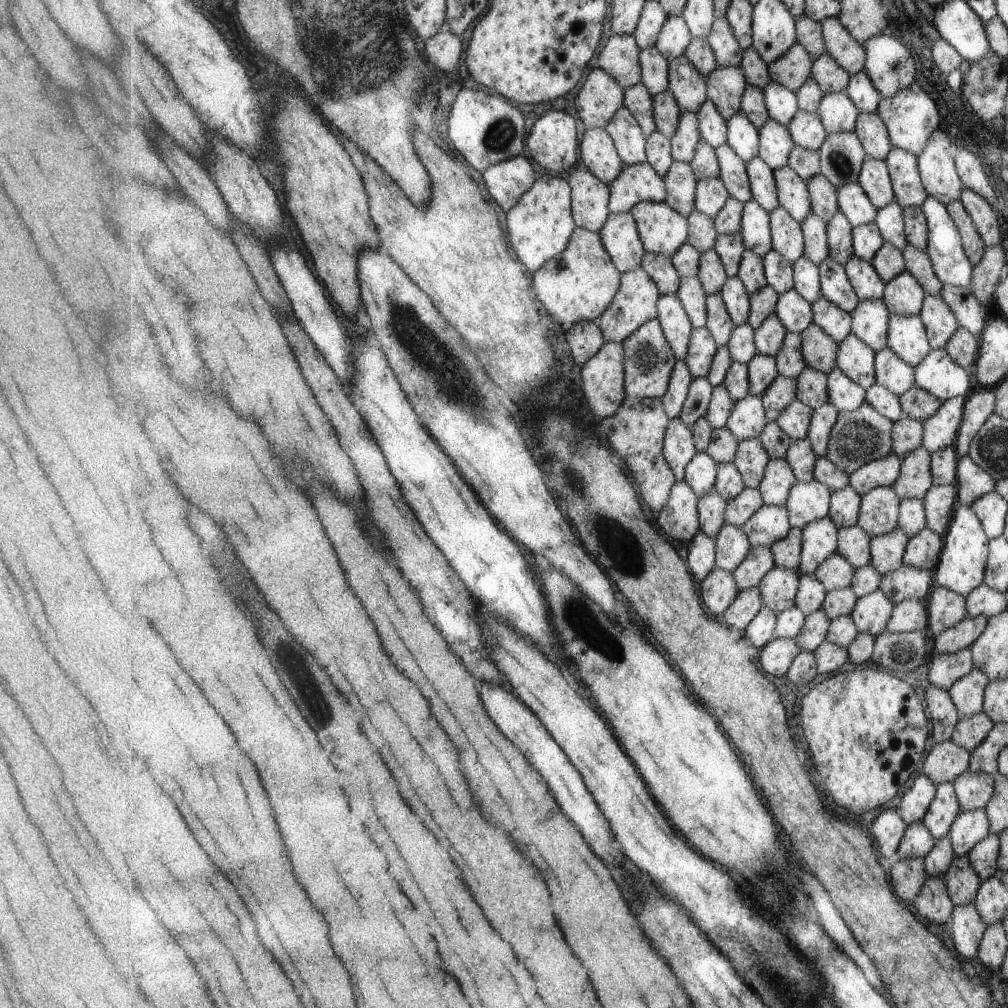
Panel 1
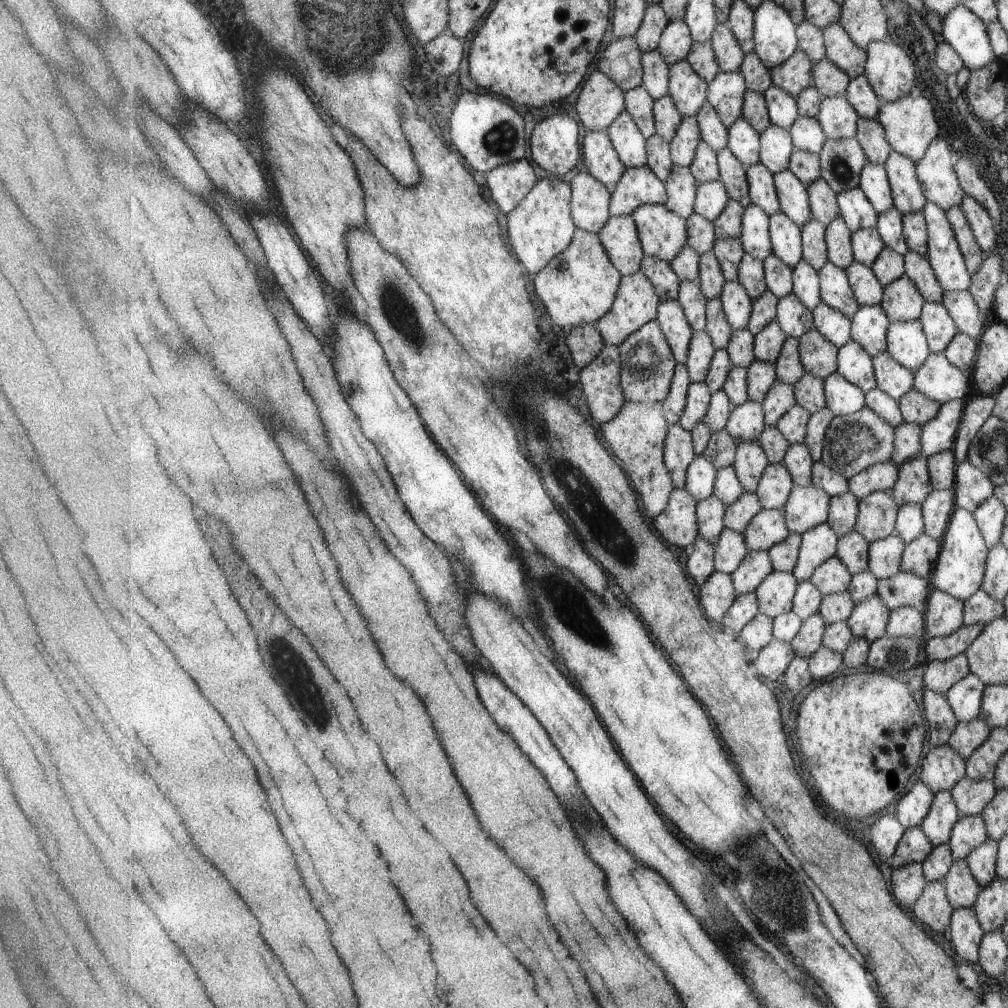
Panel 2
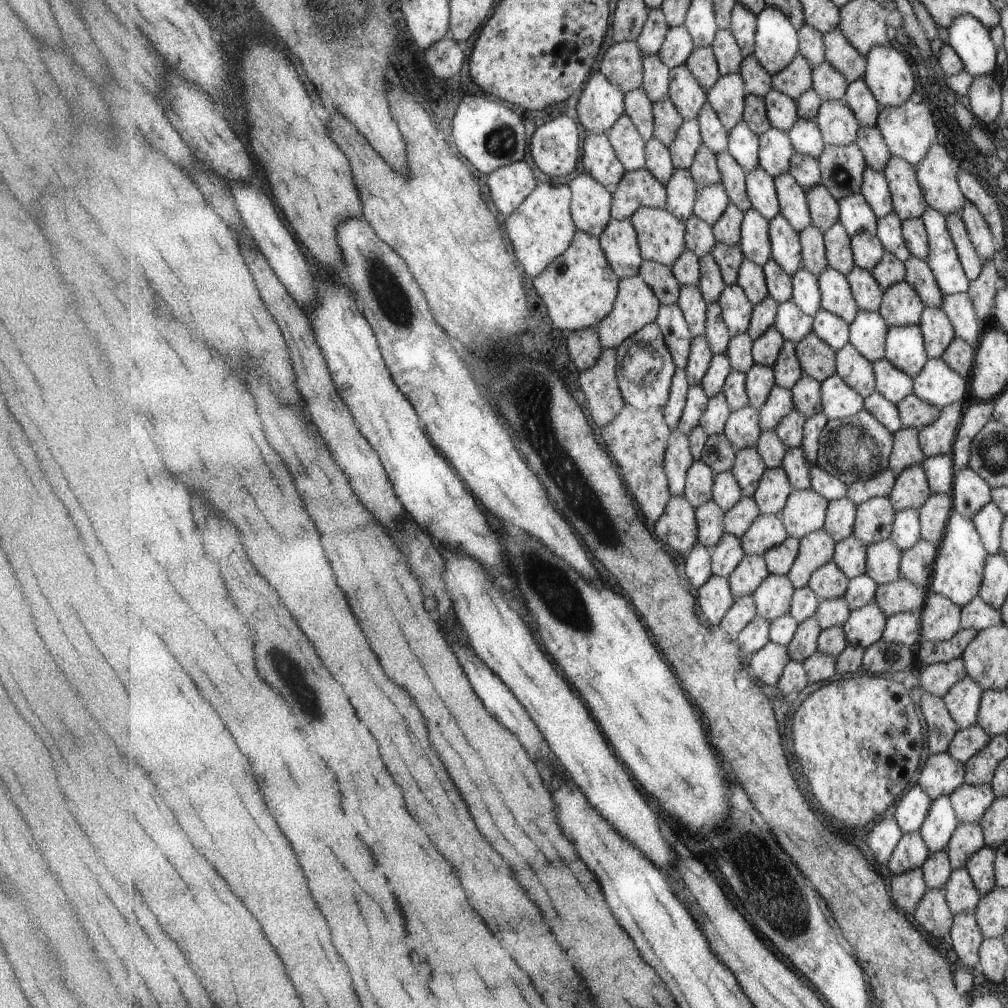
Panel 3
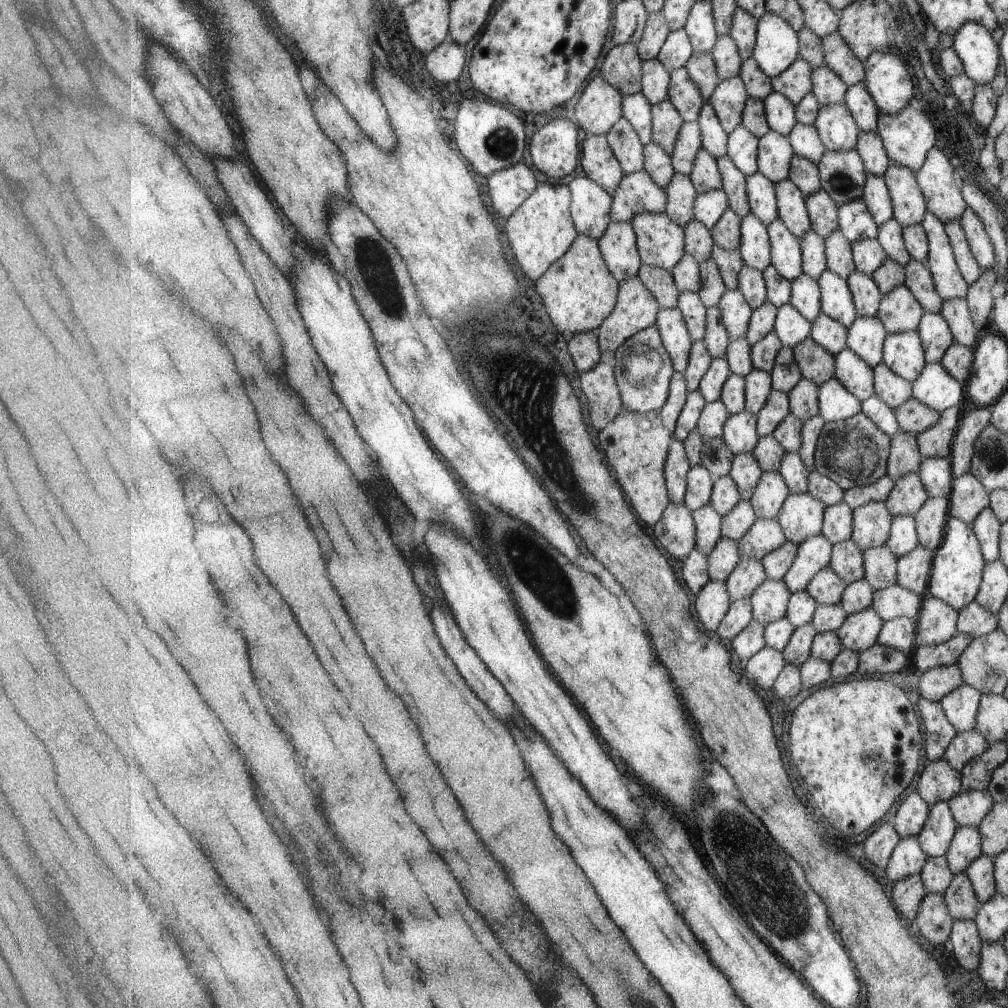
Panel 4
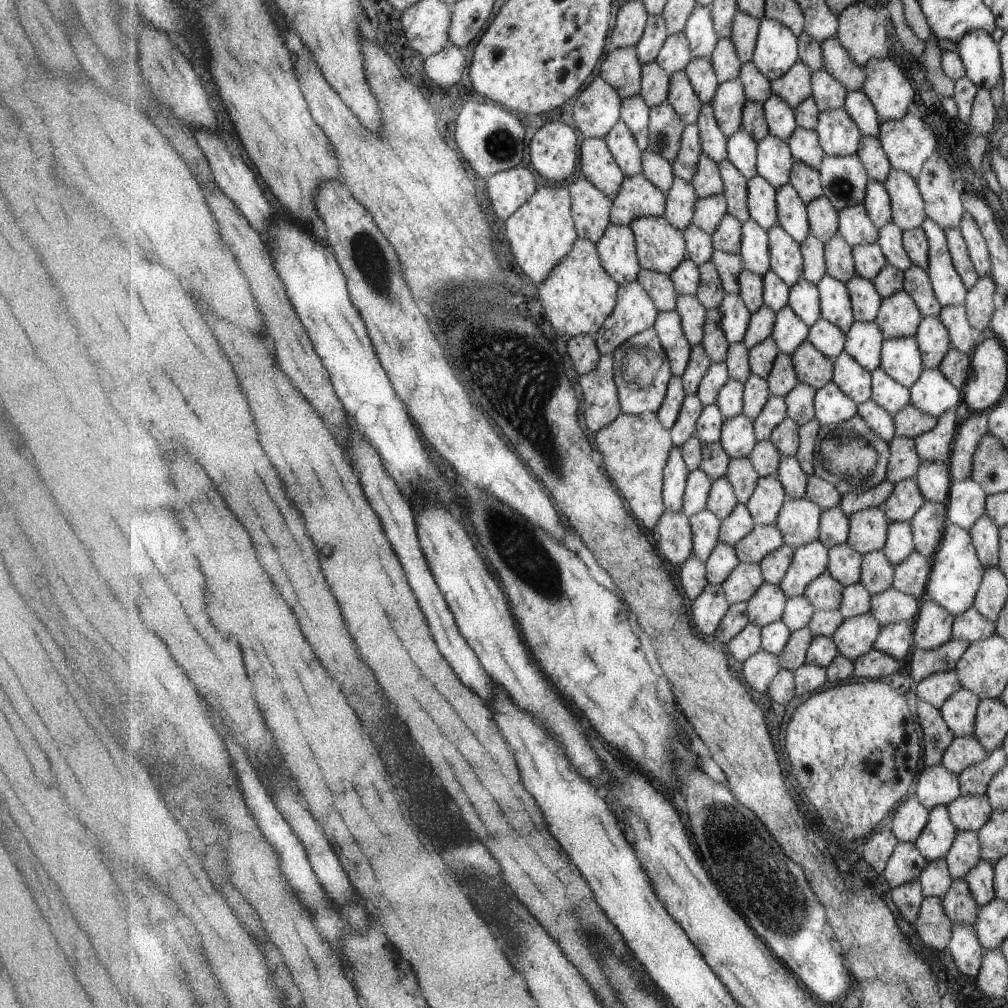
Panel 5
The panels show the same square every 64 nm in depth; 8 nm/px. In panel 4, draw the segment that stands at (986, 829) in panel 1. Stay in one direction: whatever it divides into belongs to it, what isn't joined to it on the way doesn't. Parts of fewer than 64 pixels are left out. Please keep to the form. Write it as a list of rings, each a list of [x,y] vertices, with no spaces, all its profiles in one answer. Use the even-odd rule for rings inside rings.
[[[968,826],[958,828],[954,842],[946,854],[953,874],[966,872],[967,868],[983,855],[982,840],[983,835],[978,828]]]

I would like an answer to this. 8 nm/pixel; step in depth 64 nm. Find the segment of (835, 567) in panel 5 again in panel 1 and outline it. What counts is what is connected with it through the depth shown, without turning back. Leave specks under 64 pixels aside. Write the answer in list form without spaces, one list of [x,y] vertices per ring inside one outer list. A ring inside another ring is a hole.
[[[857,524],[853,528],[840,530],[838,551],[846,556],[856,569],[863,568],[871,564],[871,542],[870,532],[865,532]]]

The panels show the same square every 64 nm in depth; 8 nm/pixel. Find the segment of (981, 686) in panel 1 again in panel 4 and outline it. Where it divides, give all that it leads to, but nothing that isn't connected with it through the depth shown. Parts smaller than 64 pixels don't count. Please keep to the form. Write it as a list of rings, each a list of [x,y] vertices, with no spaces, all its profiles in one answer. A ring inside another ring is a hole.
[[[963,683],[961,688],[957,688],[942,700],[943,710],[947,713],[951,724],[958,729],[958,734],[973,732],[978,728],[976,719],[983,695],[979,689]]]

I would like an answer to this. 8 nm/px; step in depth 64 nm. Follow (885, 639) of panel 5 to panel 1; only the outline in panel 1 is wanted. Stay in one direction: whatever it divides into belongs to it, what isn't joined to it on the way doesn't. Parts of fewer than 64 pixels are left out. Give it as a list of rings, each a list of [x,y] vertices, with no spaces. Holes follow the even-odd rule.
[[[911,598],[911,600],[903,600],[901,604],[896,604],[890,623],[887,625],[887,631],[893,634],[903,634],[910,632],[928,631],[930,624],[929,607],[926,601],[919,598]]]

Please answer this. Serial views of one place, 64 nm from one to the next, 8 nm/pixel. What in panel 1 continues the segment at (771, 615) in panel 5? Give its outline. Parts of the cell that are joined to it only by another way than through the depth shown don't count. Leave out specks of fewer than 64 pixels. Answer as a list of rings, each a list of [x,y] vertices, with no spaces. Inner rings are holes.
[[[775,565],[759,586],[764,606],[771,608],[775,614],[781,614],[795,607],[796,596],[800,586],[798,570],[781,568]]]

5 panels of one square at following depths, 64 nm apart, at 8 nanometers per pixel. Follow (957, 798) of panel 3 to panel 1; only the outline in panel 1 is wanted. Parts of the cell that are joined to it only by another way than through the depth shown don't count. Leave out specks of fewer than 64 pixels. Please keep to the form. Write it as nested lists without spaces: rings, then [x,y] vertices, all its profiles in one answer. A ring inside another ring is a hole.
[[[967,769],[955,780],[955,792],[958,792],[962,812],[975,812],[986,808],[994,798],[996,780],[989,774],[975,774]]]

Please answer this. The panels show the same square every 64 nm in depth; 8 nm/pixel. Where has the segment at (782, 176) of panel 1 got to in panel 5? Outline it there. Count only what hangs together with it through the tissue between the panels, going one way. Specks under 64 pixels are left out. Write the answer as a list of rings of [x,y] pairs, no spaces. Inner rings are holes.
[[[791,183],[783,188],[778,188],[778,215],[779,223],[791,236],[803,244],[811,233],[808,204],[803,202],[799,192]]]

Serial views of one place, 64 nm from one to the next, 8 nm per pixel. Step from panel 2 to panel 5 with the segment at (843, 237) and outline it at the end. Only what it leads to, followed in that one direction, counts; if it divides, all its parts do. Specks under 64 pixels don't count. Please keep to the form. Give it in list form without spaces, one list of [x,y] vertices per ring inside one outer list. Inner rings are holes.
[[[840,234],[826,242],[825,260],[827,274],[843,281],[845,284],[851,282],[857,275],[854,248]]]

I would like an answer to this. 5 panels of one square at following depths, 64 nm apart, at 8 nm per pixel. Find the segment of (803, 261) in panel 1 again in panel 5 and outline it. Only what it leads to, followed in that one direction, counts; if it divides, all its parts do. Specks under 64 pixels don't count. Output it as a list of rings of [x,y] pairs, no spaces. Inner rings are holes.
[[[802,278],[791,288],[788,305],[807,326],[813,326],[821,318],[819,287]]]

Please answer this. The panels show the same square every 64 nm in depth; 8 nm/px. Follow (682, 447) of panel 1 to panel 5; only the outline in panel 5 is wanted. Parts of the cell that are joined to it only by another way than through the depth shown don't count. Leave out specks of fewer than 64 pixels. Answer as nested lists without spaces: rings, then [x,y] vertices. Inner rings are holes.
[[[674,446],[667,461],[663,486],[663,500],[667,512],[683,511],[683,498],[686,495],[687,480],[691,470],[687,468],[682,448]]]

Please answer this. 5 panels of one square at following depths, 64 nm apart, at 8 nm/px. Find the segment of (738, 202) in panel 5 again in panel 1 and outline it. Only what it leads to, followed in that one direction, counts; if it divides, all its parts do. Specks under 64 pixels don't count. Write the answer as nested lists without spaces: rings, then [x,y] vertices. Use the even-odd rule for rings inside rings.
[[[728,142],[716,148],[716,153],[720,162],[720,179],[725,183],[730,196],[743,204],[751,202],[754,193],[751,190],[746,161]]]

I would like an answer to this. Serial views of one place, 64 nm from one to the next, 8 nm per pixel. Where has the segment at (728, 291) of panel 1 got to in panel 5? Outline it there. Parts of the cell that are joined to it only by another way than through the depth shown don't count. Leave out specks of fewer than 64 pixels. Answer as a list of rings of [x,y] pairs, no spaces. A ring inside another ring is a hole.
[[[726,294],[721,303],[721,324],[729,344],[739,344],[744,341],[752,312],[743,302],[739,294]]]

